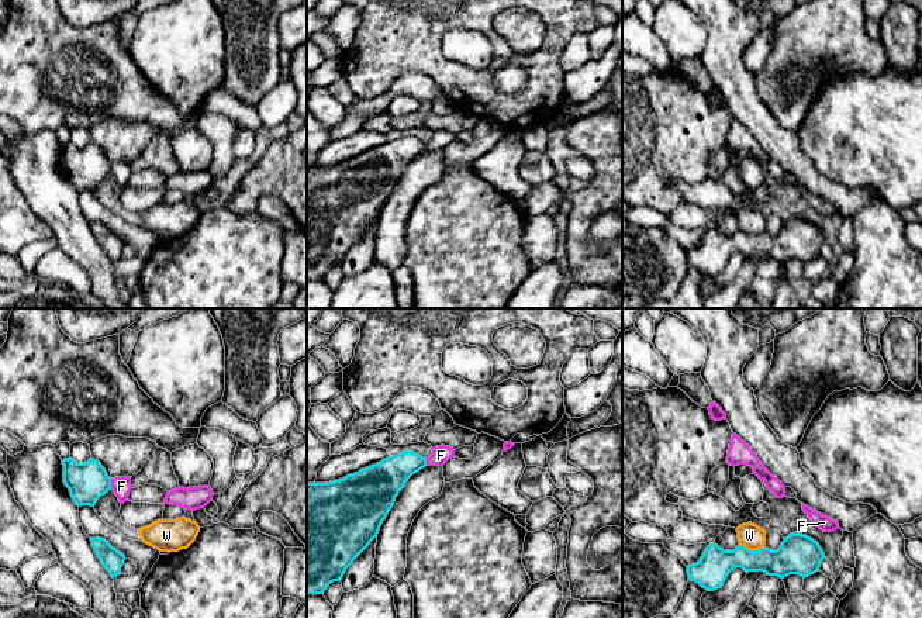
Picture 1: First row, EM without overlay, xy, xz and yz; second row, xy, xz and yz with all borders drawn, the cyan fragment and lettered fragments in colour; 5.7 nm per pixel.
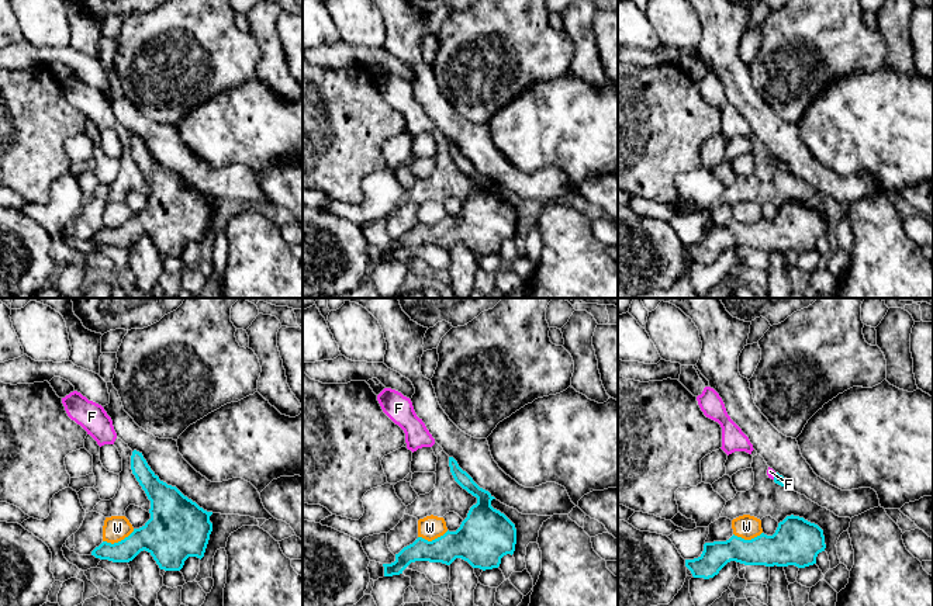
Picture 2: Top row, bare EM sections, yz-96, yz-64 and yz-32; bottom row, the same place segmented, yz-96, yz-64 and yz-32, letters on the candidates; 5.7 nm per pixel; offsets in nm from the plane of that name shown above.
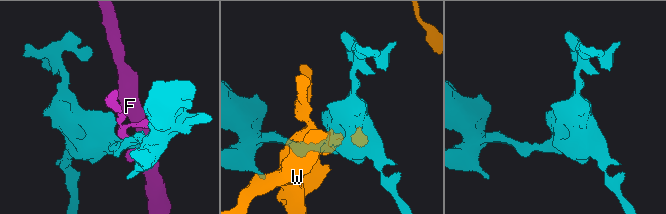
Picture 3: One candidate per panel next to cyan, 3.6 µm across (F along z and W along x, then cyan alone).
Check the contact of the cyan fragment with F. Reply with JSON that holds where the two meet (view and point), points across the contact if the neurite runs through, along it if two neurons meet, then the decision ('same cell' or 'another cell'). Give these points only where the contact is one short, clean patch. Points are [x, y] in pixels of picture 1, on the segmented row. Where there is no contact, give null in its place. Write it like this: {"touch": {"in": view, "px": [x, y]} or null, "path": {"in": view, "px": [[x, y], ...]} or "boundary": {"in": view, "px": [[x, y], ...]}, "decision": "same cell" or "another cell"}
{"touch": {"in": "xy", "px": [110, 484]}, "boundary": {"in": "xy", "px": [[110, 479], [111, 489]]}, "decision": "another cell"}

